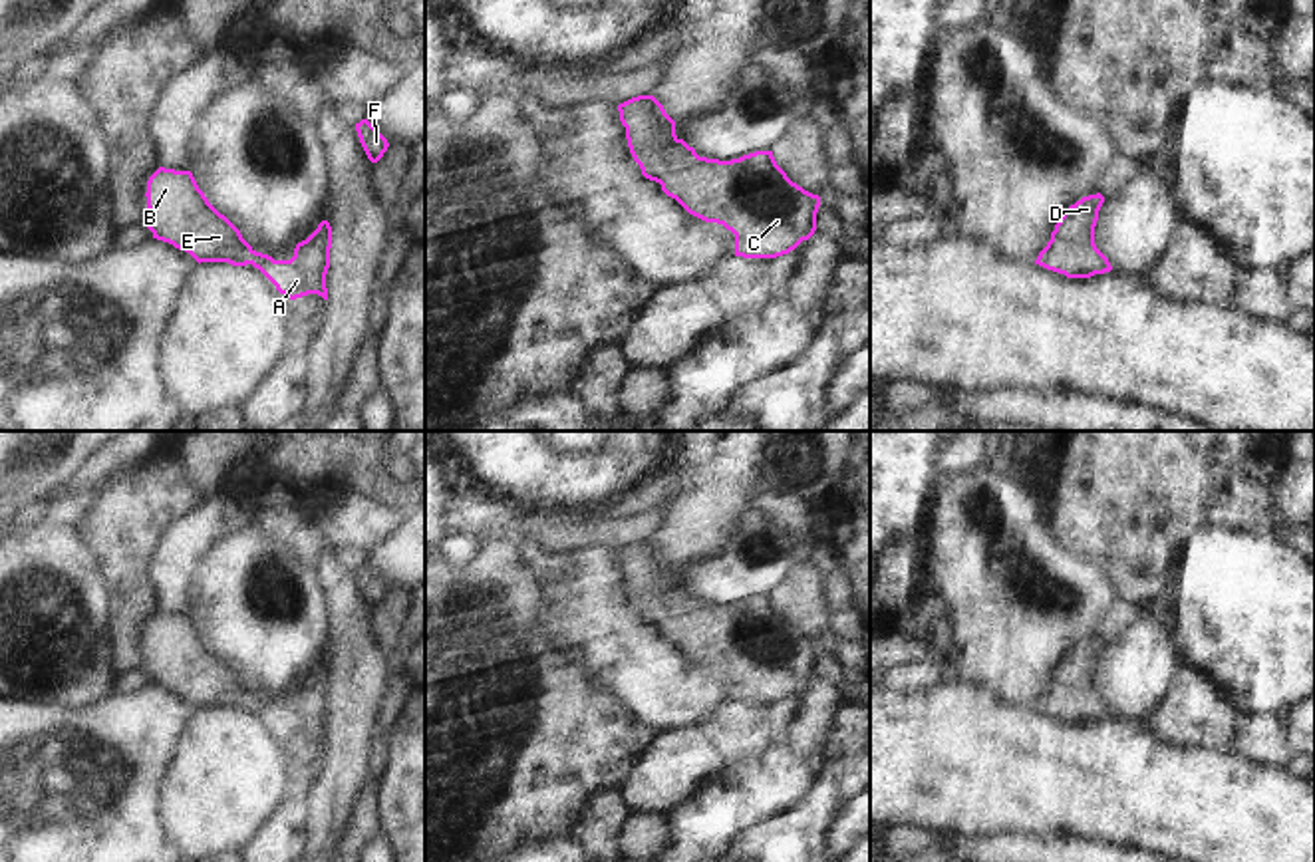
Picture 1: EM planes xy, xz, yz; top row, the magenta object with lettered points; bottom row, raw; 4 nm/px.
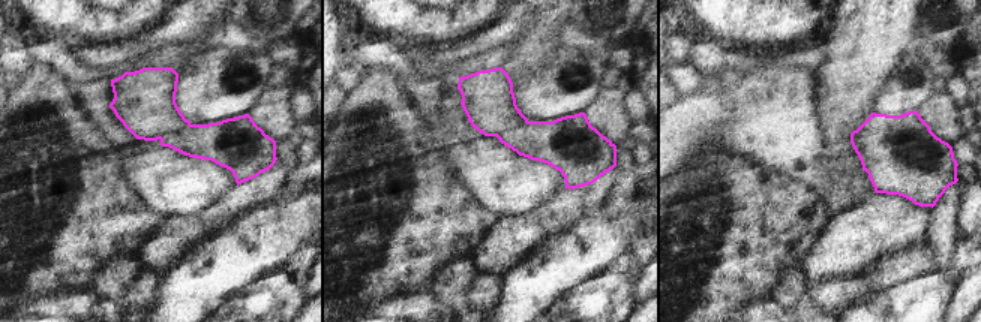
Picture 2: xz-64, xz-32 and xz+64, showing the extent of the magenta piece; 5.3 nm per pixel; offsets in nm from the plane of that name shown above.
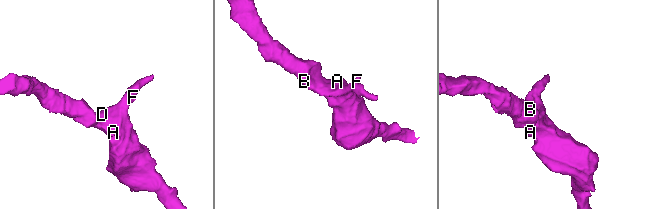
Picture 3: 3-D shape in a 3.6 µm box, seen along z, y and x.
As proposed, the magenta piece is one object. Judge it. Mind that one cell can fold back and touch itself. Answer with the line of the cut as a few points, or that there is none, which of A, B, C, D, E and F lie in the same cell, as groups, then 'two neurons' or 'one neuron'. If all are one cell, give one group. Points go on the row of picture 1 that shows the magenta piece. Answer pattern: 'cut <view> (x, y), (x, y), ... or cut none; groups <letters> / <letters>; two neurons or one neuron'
cut none; groups A B C D E F; one neuron

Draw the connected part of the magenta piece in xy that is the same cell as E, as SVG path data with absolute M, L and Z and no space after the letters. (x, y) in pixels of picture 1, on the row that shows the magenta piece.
M159 167L147 181L149 216L143 222L153 238L189 252L201 262L252 264L290 300L318 294L328 300L332 226L318 228L296 244L290 260L256 252L240 230L220 215L199 189L191 171Z

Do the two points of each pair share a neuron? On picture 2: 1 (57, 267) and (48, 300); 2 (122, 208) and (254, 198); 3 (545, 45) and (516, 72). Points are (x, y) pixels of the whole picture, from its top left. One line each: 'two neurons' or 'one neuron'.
1: two neurons
2: two neurons
3: one neuron

